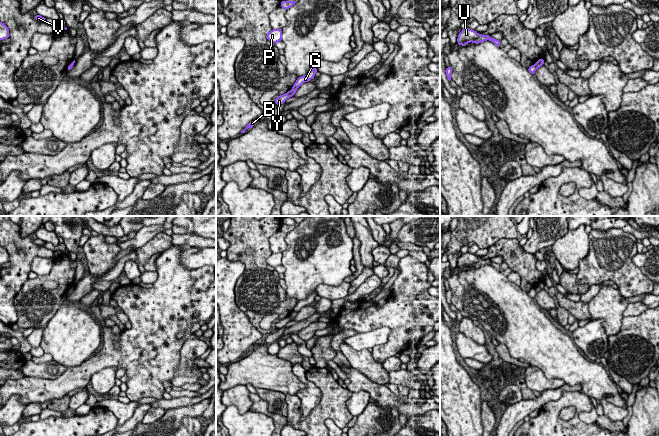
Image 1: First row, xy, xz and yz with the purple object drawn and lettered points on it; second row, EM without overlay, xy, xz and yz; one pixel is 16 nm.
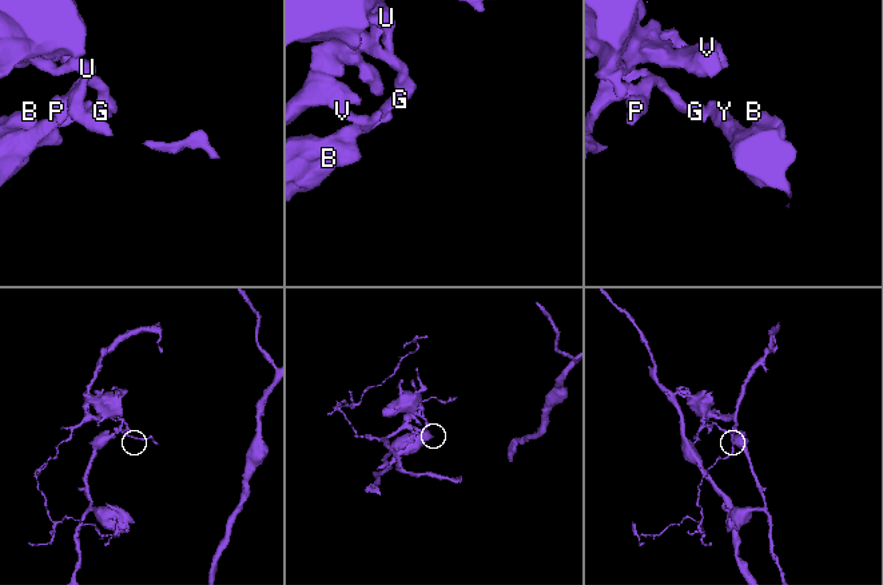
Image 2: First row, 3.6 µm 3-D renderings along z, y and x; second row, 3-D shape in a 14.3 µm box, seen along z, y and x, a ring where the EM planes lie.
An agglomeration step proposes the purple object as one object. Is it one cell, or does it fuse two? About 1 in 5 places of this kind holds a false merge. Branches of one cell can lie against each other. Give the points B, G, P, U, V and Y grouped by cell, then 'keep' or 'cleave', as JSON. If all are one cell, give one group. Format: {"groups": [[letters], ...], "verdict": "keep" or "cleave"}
{"groups": [["B", "Y"], ["G", "P", "U", "V"]], "verdict": "cleave"}

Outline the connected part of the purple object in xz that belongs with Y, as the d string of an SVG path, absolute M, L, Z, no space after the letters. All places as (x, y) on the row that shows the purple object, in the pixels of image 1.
M292 88L290 91L288 91L286 94L283 94L283 95L280 95L280 96L278 96L276 99L275 99L275 101L274 101L274 103L276 104L276 105L280 105L280 104L283 104L283 103L285 103L285 101L287 100L287 99L289 99L290 97L293 97L294 96L294 94L296 93L296 91L297 91L297 88Z

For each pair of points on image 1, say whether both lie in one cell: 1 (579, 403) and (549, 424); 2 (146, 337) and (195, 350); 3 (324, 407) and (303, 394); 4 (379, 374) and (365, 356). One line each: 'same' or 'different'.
1: same
2: different
3: different
4: same

